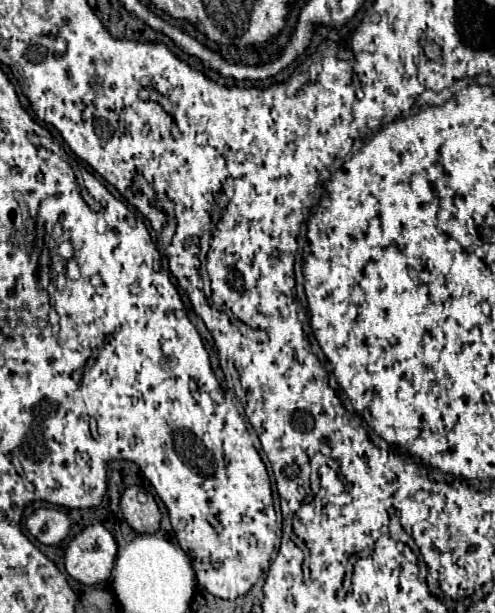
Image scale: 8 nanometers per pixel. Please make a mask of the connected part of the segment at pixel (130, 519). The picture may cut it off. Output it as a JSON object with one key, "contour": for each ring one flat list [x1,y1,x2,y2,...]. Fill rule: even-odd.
{"contour":[[128,487,122,495,120,507,126,523,138,533,154,533,160,527,160,511,152,495,148,495,146,503,138,501,138,487]]}

